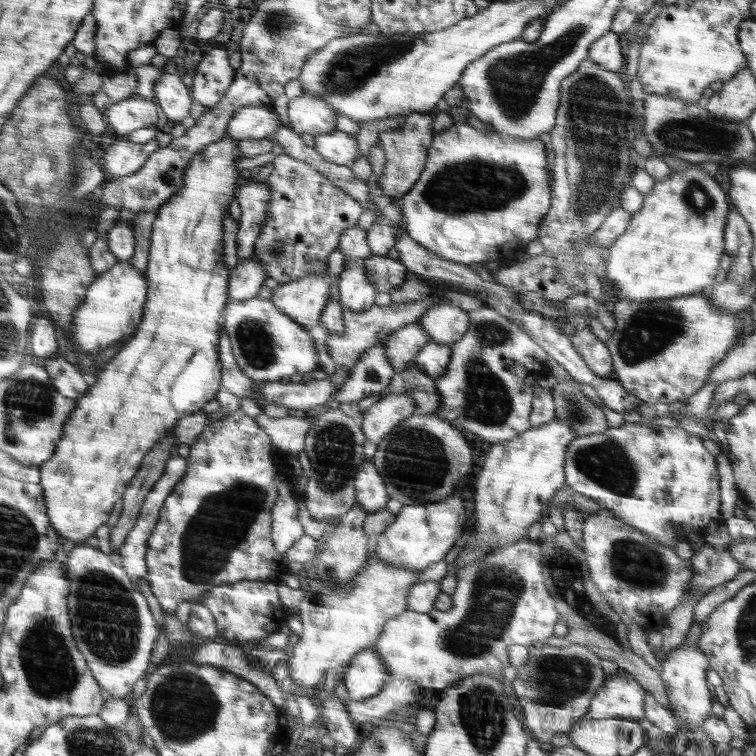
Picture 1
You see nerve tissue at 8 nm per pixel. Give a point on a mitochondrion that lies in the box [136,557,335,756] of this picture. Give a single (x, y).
(183, 707)

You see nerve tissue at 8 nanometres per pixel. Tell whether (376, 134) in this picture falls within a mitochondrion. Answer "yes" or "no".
no

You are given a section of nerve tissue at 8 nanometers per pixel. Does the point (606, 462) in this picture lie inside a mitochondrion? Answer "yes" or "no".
yes

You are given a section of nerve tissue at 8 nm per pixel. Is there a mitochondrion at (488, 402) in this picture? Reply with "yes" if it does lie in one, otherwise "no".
yes

